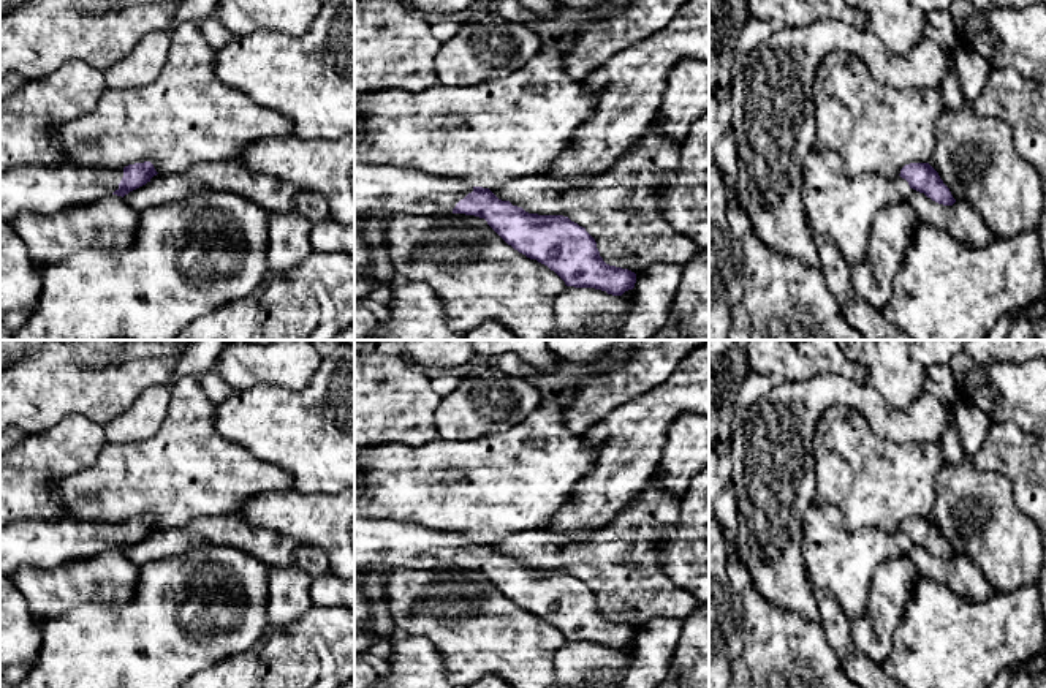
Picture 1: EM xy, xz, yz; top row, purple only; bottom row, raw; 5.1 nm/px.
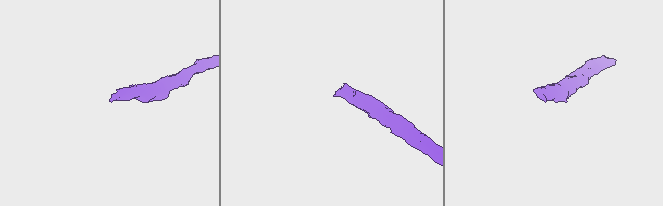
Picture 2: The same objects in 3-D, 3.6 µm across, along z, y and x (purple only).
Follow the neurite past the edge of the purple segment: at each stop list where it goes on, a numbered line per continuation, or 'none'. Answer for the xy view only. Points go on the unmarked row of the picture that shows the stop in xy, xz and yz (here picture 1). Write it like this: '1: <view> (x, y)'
1: xy (38, 543)

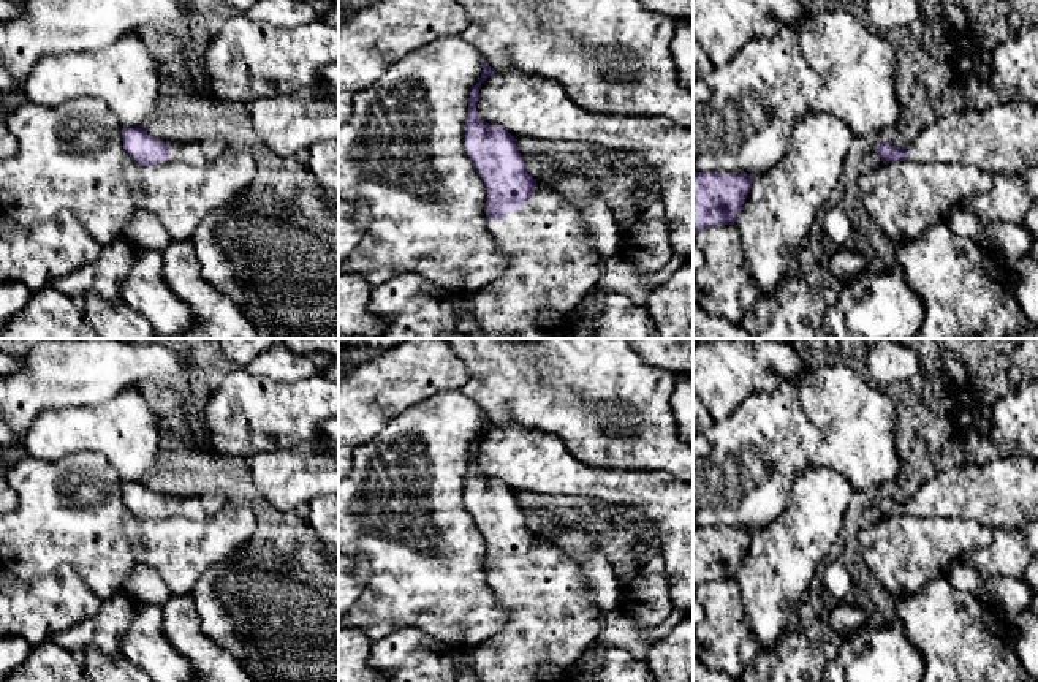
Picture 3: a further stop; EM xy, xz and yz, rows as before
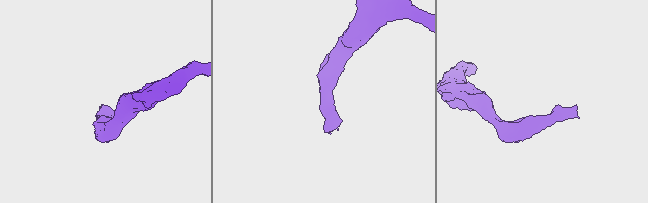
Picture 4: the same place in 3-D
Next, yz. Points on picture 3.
1: yz (1003, 492)

